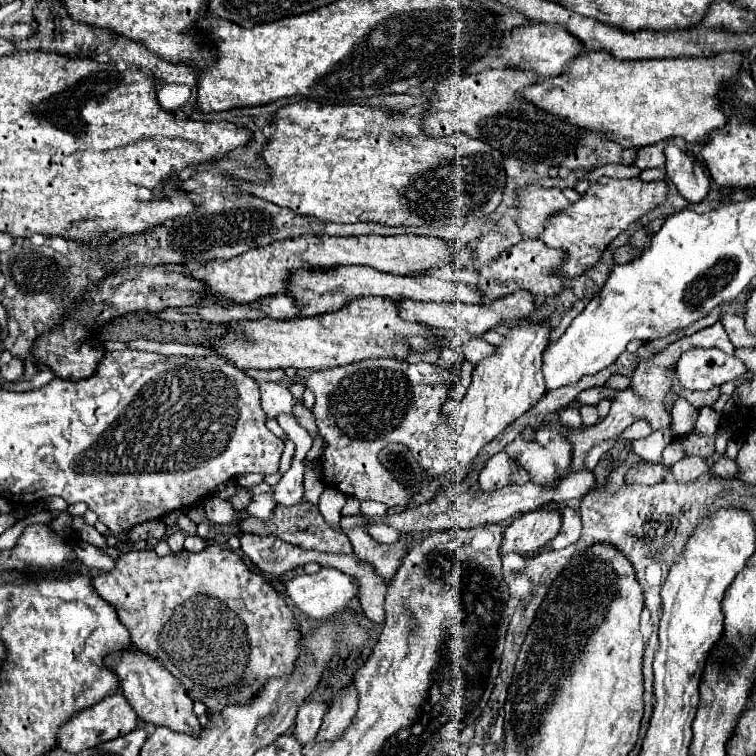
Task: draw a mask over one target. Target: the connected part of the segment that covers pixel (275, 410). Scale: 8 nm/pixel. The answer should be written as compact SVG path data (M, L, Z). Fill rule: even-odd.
M260 383L262 409L270 419L276 419L282 413L292 415L292 393L278 383Z

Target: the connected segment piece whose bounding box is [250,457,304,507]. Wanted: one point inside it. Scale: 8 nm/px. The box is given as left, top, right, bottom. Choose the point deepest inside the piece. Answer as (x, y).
(287, 491)

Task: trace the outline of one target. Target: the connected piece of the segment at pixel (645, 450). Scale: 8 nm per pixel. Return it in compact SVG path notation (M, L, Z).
M654 431L652 435L648 435L644 439L632 441L630 449L650 463L662 463L662 451L666 449L666 445L670 441L672 441L670 431Z

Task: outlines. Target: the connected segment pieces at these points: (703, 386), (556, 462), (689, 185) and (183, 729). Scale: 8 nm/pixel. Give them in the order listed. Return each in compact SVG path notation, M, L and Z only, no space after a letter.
M694 347L682 353L672 369L674 383L680 389L708 391L726 381L736 381L746 373L746 367L734 355L726 355L720 349Z
M528 427L522 431L522 437L514 439L504 449L512 459L516 459L528 471L532 483L536 483L540 487L562 481L568 475L568 469L572 463L572 443L564 435L560 435L558 431L552 431L548 427L538 427L538 431L532 431Z
M668 145L664 149L664 155L668 179L672 179L686 201L700 203L710 191L710 177L706 175L704 165L700 165L696 157L678 149L676 145Z
M132 651L110 655L106 661L120 679L122 695L128 699L128 703L144 723L150 723L154 727L168 727L170 731L196 737L202 733L198 717L192 713L192 699L186 695L184 687L180 687L180 683L176 683L176 679L172 679L172 675L164 667L160 667L160 663L156 663L156 659L152 661L140 651Z

